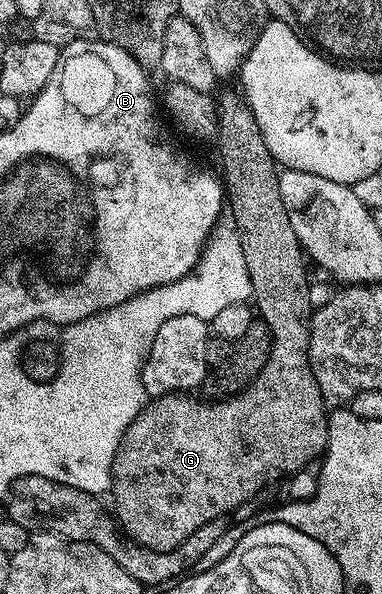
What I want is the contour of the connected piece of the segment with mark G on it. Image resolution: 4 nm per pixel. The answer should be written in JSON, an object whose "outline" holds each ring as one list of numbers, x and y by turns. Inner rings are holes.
{"outline":[[236,88,225,89,221,94,218,92,215,97,215,106,217,109,217,131,215,142,217,141,217,153,221,156,221,169,219,168,219,177,223,182,223,197,227,202,227,209,233,212,232,228,237,230,239,243,243,247,243,259,247,262,247,275,251,279,252,300,255,304,256,312,260,320,264,321,269,329,269,334,273,336,271,351,263,371,247,386,243,392,236,397,228,399,219,399,214,403,208,403,200,399,196,401,193,395,170,395,168,397,158,397,150,400,142,409,141,414,137,416,127,427,123,439,119,443,119,451,115,455,113,464,113,488,111,498,113,497,113,509,117,512,117,521,120,532,132,540,135,544,142,544,143,547,154,549,157,552,171,552,179,548,189,536,194,535,197,528,203,524,211,522,216,517,224,517,231,514,232,509,237,509,240,505,245,505,253,496,260,494,274,479,280,479,286,475,292,475,298,469,304,469,312,466,324,454,325,444,329,438,331,428,331,417,327,412,325,401,321,397,319,387,315,383,313,372,309,366,309,318,311,316,311,304,309,305,309,277,305,274,305,265,307,266,307,257,301,248,299,239,295,235,295,230,291,227,291,219,287,219,287,210,283,208,283,199,279,195,279,179,277,174,279,166,273,160,271,151,267,151,267,143,263,143,263,131,259,131,259,123,255,123,255,115,251,107,246,103,244,96]]}

